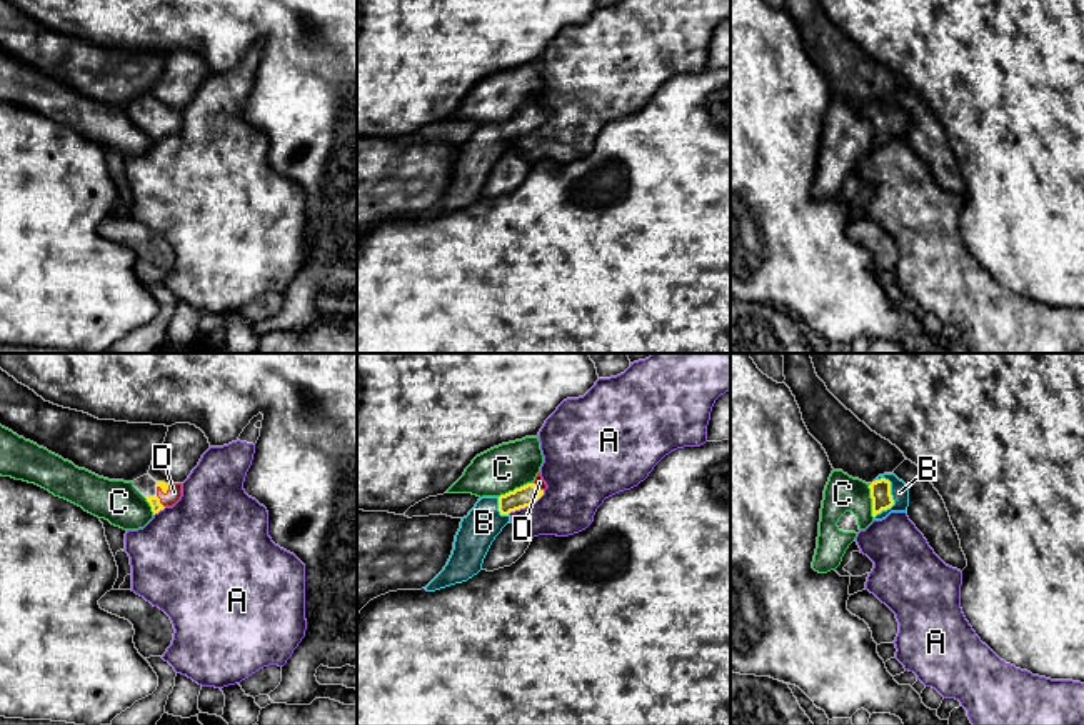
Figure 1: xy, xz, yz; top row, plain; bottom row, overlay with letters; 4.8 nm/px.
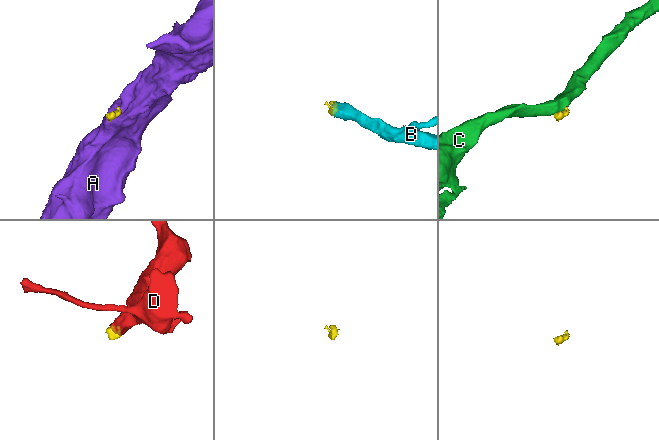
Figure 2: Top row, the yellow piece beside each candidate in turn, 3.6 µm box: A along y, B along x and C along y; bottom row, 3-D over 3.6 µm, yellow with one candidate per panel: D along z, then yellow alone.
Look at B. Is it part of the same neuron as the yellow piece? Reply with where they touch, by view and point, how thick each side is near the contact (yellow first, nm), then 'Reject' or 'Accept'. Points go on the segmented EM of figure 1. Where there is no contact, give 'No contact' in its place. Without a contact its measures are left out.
Touches yellow at yz (893, 500). Thickness 100 nm (yellow) against 90 nm. Accept

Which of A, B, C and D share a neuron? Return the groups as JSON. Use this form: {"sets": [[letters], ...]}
{"sets": [["A"], ["B", "D"], ["C"]]}

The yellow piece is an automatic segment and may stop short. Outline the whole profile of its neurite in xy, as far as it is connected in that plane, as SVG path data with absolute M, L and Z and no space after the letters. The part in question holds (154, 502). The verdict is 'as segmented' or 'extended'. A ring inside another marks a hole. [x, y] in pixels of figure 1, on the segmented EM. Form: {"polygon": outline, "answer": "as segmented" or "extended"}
{"polygon": "M157 482L157 495L145 497L152 507L153 515L165 507L173 507L182 497L182 483Z", "answer": "extended"}

